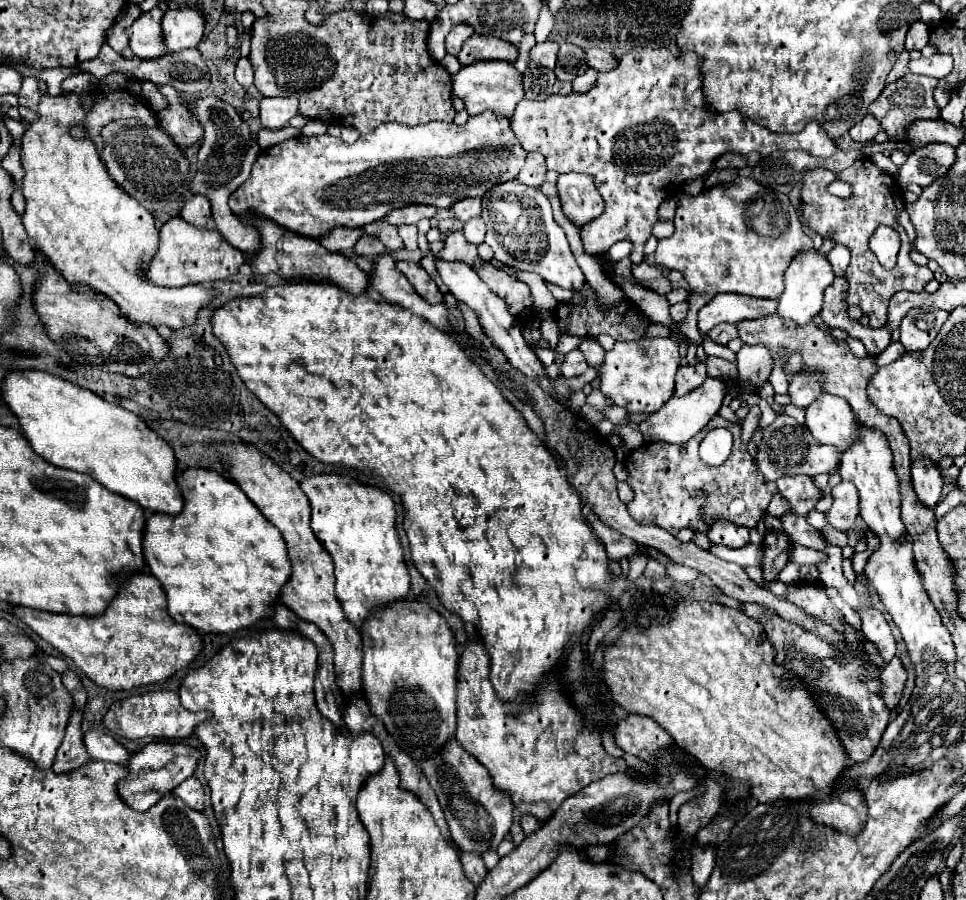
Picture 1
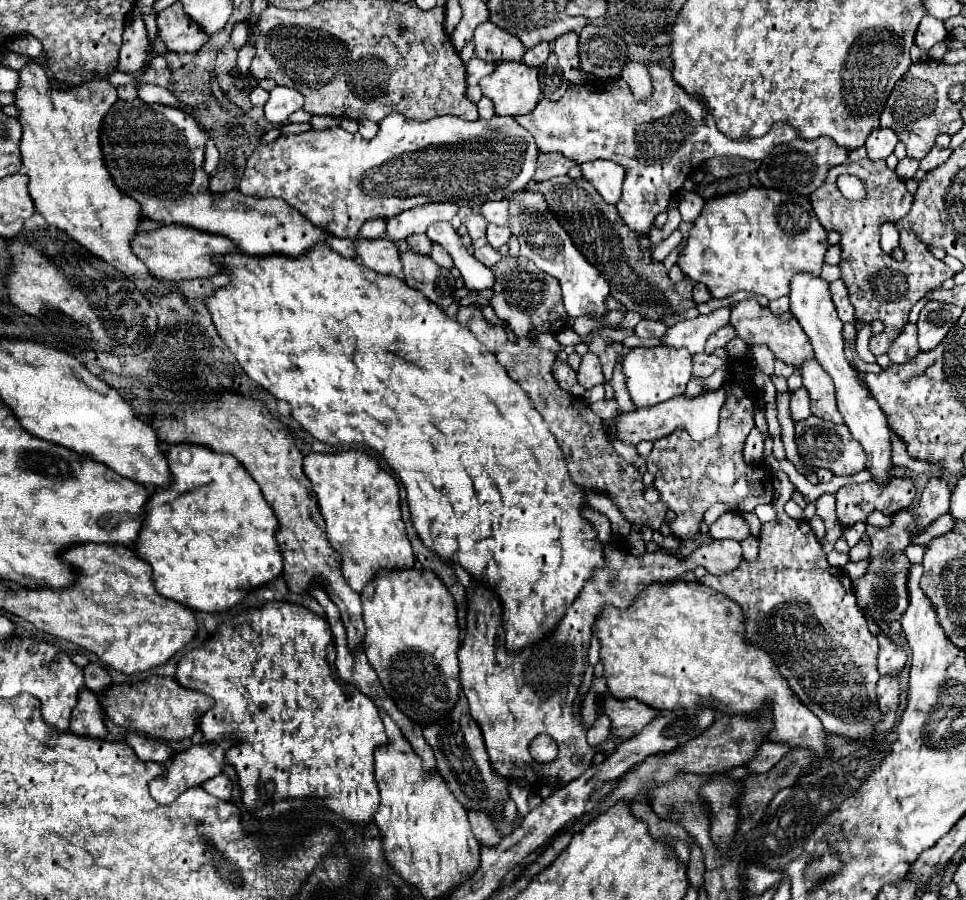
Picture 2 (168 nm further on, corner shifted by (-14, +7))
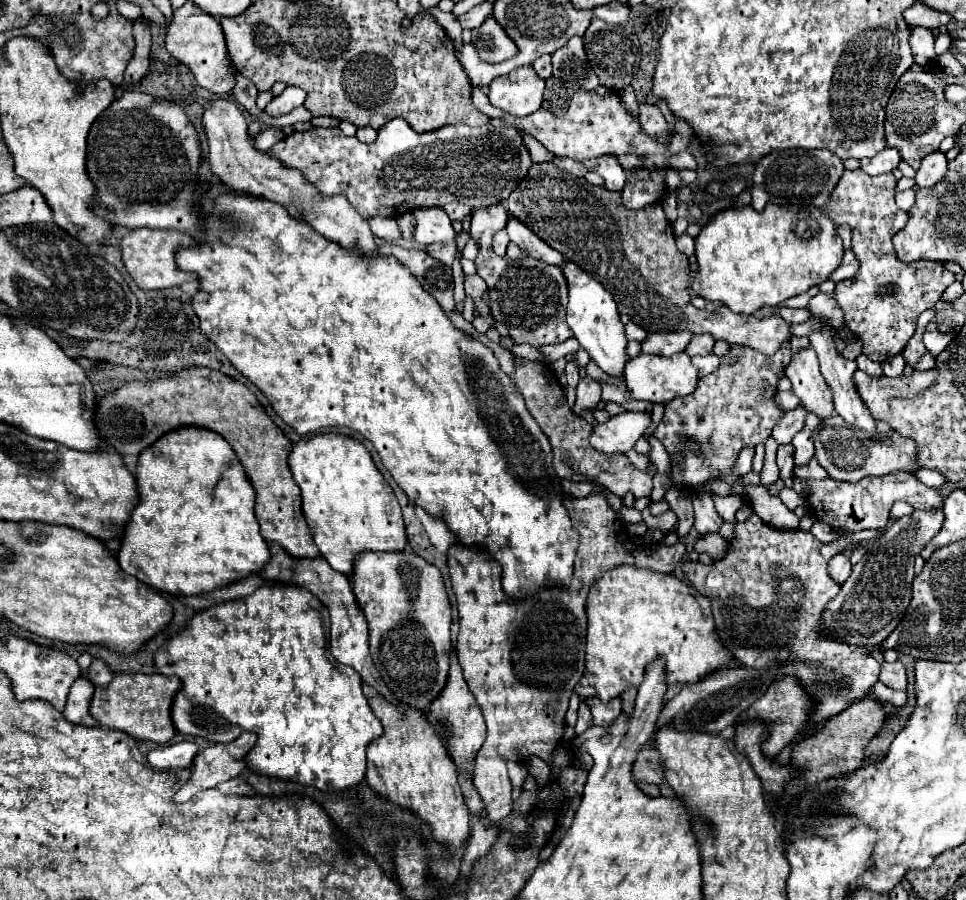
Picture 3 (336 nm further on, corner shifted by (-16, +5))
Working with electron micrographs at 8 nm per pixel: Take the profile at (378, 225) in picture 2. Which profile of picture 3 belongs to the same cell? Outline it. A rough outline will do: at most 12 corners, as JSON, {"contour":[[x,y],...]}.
{"contour":[[374,217],[370,227],[378,239],[402,239],[394,217]]}

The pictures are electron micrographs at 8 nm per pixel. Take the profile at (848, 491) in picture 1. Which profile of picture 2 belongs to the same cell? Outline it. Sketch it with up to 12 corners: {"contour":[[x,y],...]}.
{"contour":[[910,477],[848,483],[836,493],[842,527],[872,511],[894,515],[910,507]]}

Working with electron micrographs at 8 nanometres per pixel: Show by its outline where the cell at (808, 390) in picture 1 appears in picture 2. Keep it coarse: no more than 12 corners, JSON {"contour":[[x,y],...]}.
{"contour":[[804,387],[790,397],[790,419],[794,423],[810,417],[810,397]]}

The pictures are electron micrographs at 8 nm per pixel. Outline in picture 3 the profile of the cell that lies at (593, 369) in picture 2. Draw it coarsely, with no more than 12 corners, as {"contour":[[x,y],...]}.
{"contour":[[582,377],[576,387],[574,413],[594,409],[600,401],[600,383]]}

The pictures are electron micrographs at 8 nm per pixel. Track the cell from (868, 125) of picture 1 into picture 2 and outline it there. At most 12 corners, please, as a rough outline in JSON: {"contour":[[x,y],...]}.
{"contour":[[890,129],[870,133],[868,159],[886,159],[898,143]]}

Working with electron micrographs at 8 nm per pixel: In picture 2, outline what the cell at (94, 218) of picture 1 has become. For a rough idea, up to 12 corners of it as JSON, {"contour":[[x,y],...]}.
{"contour":[[18,71],[36,211],[158,295],[132,255],[138,203],[102,163],[116,87]]}

